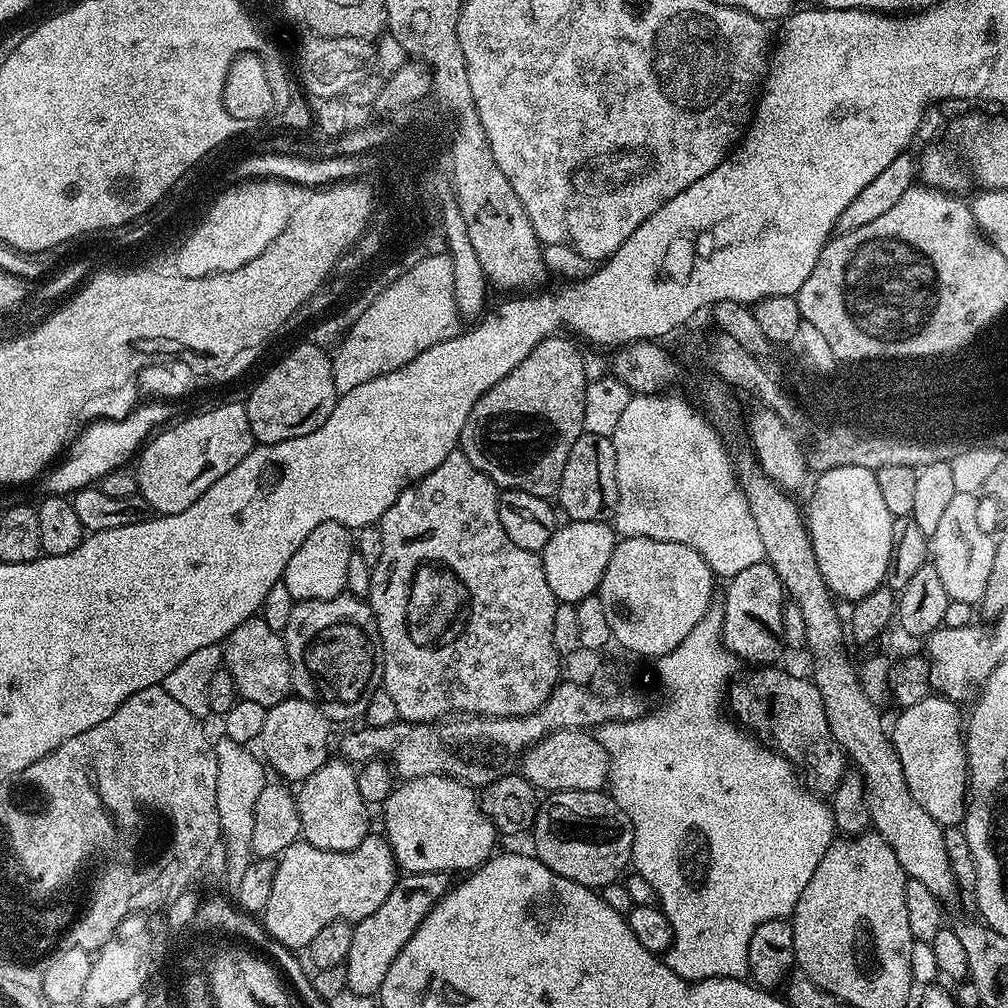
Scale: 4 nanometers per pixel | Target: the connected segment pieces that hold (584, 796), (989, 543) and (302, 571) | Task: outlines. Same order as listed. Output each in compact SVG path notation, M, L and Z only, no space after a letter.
M604 790L547 793L539 801L531 836L536 859L550 866L554 874L597 890L617 883L625 875L624 867L629 867L634 846L634 826L626 810Z
M957 491L929 539L930 562L938 570L948 599L970 602L973 606L983 601L996 549L995 537L984 534L980 524L978 498L975 493Z
M322 522L294 550L294 558L284 571L282 582L286 590L290 590L293 601L302 600L329 600L341 595L348 587L346 570L350 570L350 558L354 554L354 532L342 522Z

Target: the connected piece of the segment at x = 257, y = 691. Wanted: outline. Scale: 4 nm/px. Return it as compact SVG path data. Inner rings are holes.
M262 618L242 622L242 626L235 628L227 640L223 641L222 647L224 668L234 678L236 691L243 699L258 702L262 707L270 709L293 695L292 667L284 637L270 630Z

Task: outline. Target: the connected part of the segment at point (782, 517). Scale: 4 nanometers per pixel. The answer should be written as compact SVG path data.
M749 458L741 464L739 461L738 479L758 525L767 562L774 566L774 574L778 574L784 583L784 591L791 603L796 604L798 610L802 610L802 618L806 618L806 648L812 651L813 672L810 676L825 703L833 738L847 753L847 759L860 767L857 769L864 778L864 796L872 816L871 827L887 842L890 850L894 850L894 858L898 858L903 866L905 876L920 880L930 894L948 902L952 895L957 895L958 889L950 870L950 858L946 856L944 828L930 818L918 802L914 802L914 794L910 794L910 786L906 786L906 774L902 774L902 758L898 758L889 729L886 724L884 728L884 720L880 717L881 709L866 696L857 665L852 665L844 649L846 624L840 621L837 601L822 578L805 515L791 500L793 497L776 485L755 459Z

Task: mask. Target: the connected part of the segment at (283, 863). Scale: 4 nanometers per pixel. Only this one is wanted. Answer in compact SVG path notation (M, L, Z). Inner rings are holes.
M369 834L349 852L322 850L303 838L296 839L276 860L274 886L262 913L264 929L282 946L307 949L322 926L335 920L355 922L374 914L390 898L397 879L398 865L383 835Z

